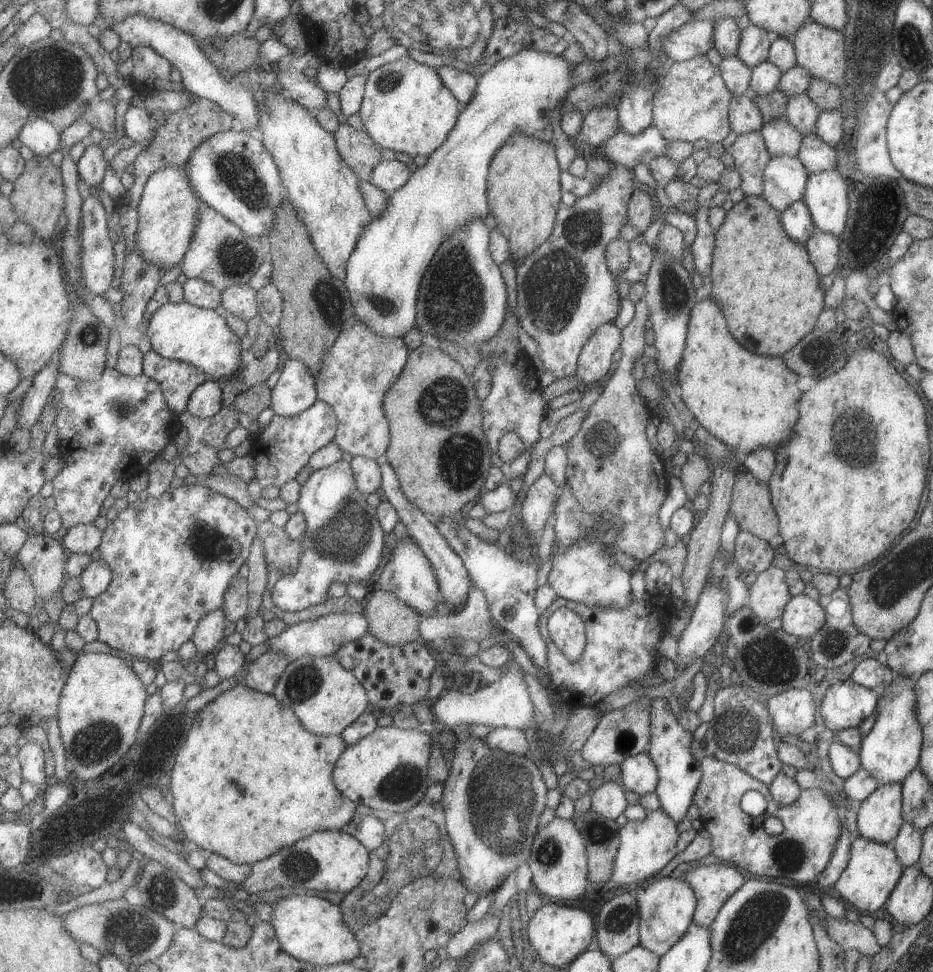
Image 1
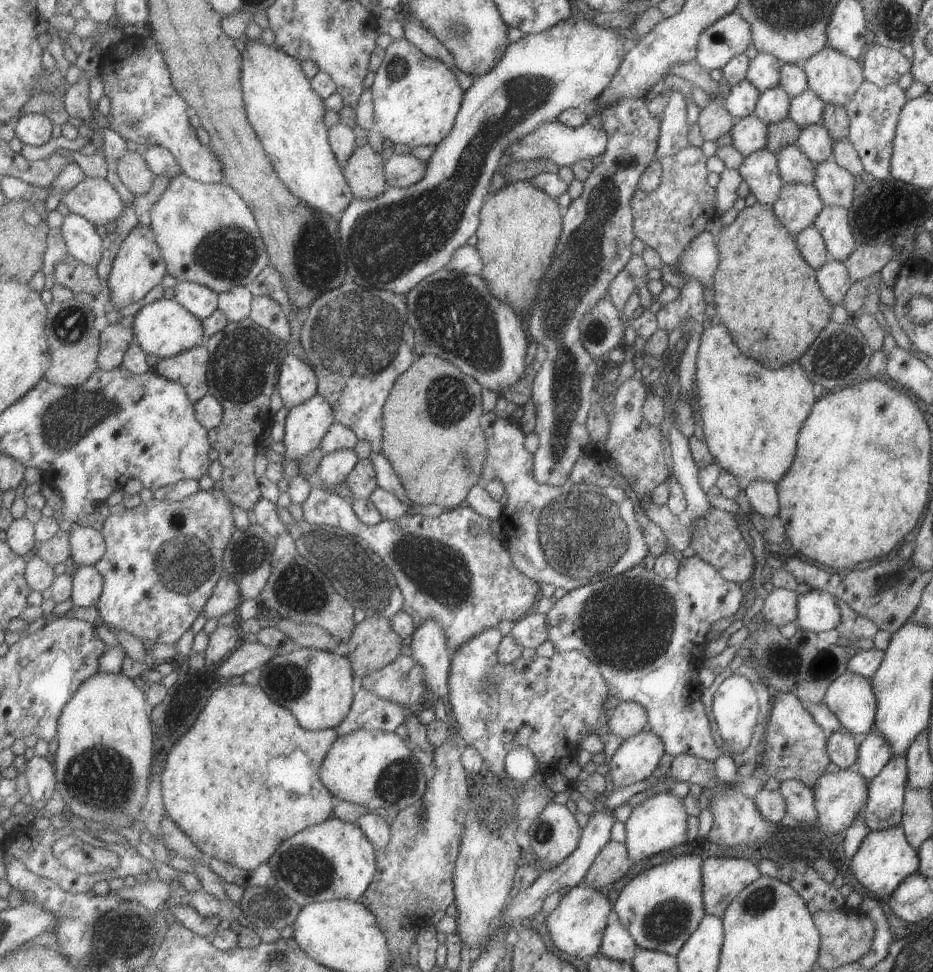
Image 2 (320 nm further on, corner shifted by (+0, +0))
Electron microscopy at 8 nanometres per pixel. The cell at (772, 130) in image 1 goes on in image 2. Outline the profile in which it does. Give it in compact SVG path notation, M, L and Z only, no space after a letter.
M787 145L777 154L777 168L783 183L811 185L814 164L796 145Z

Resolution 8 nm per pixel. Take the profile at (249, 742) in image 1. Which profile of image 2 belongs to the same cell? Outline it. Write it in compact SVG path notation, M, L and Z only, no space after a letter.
M245 682L240 685L227 683L214 691L208 702L209 704L201 712L201 716L197 718L195 726L183 736L183 740L175 742L175 746L169 754L167 768L165 768L165 774L163 774L163 804L167 816L171 817L201 847L205 854L221 861L230 862L242 869L253 871L254 868L259 868L261 864L269 863L270 858L278 851L285 840L299 834L307 827L321 824L333 816L333 808L335 808L337 798L326 787L326 784L323 784L320 770L331 745L338 739L340 733L337 728L320 731L303 728L303 725L297 722L298 717L295 716L295 713L283 705L277 704L261 688L261 685L250 685Z

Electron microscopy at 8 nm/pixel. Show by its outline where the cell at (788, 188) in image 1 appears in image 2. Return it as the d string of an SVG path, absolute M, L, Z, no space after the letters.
M782 183L778 199L771 208L785 230L795 236L814 224L823 205L812 184Z

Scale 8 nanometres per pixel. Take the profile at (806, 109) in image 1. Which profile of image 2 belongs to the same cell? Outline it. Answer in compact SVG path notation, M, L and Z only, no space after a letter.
M824 126L803 127L795 145L814 166L831 159L833 140Z

